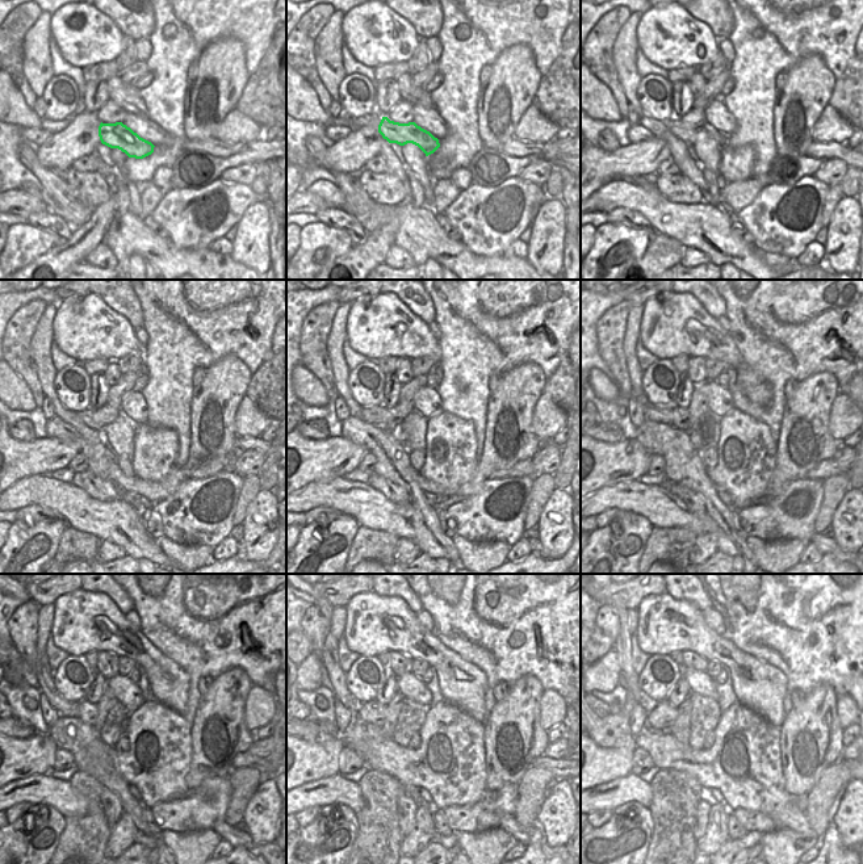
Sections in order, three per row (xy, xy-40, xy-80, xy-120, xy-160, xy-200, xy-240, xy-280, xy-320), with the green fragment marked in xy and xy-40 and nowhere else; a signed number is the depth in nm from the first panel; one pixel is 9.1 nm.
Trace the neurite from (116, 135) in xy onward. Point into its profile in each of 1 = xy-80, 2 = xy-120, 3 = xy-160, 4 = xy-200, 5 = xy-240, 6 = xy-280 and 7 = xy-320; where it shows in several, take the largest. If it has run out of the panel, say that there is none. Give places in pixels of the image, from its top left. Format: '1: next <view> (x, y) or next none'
1: next xy-80 (683, 131)
2: next xy-120 (87, 416)
3: next xy-160 (375, 415)
4: next xy-200 (652, 412)
5: next xy-240 (44, 674)
6: next xy-280 (329, 654)
7: next xy-320 (623, 648)

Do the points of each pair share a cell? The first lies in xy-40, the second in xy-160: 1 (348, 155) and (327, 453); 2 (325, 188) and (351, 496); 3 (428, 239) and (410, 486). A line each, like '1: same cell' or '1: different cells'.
1: same cell
2: same cell
3: different cells

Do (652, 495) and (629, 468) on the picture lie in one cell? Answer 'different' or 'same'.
different

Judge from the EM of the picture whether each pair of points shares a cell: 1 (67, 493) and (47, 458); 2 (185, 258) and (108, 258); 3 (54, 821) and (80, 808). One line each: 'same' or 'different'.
1: different
2: different
3: different

